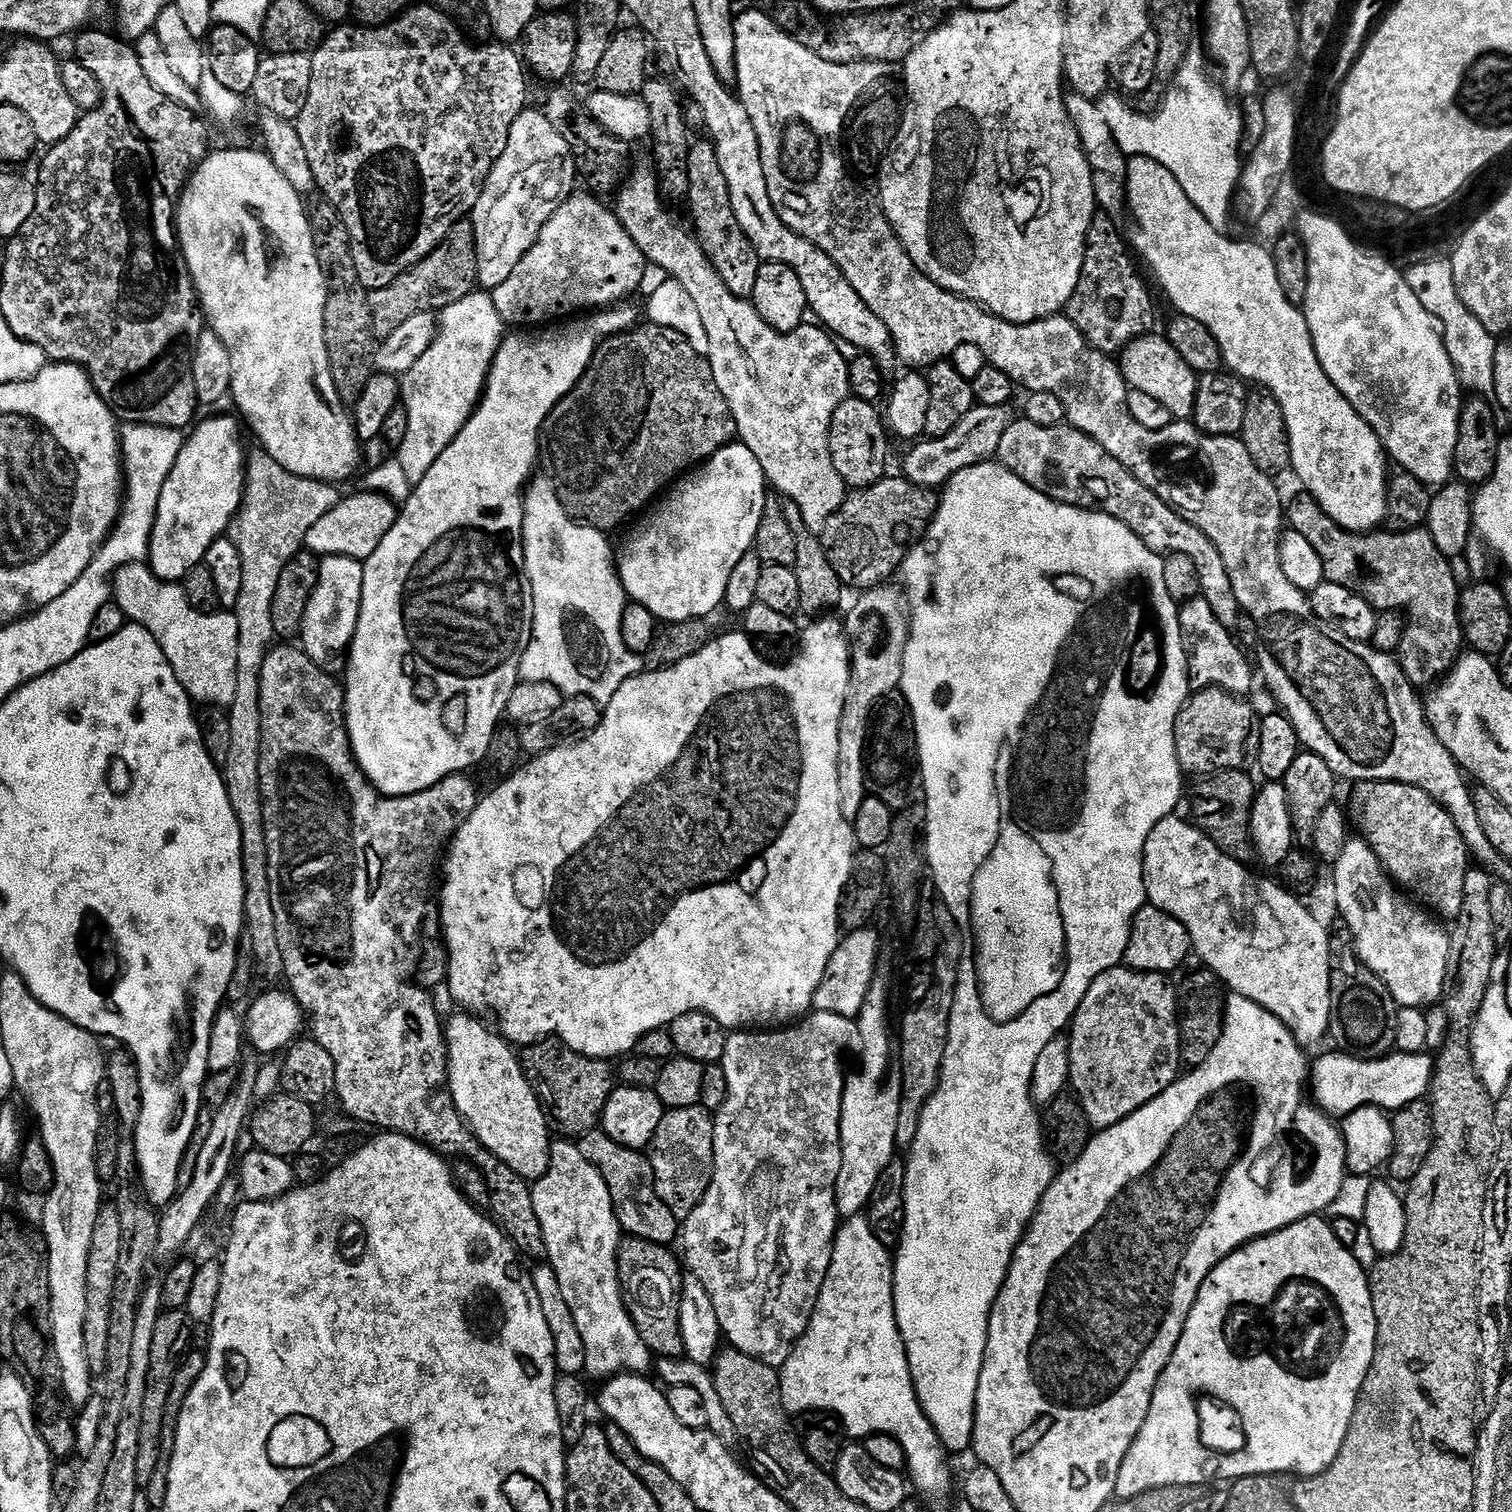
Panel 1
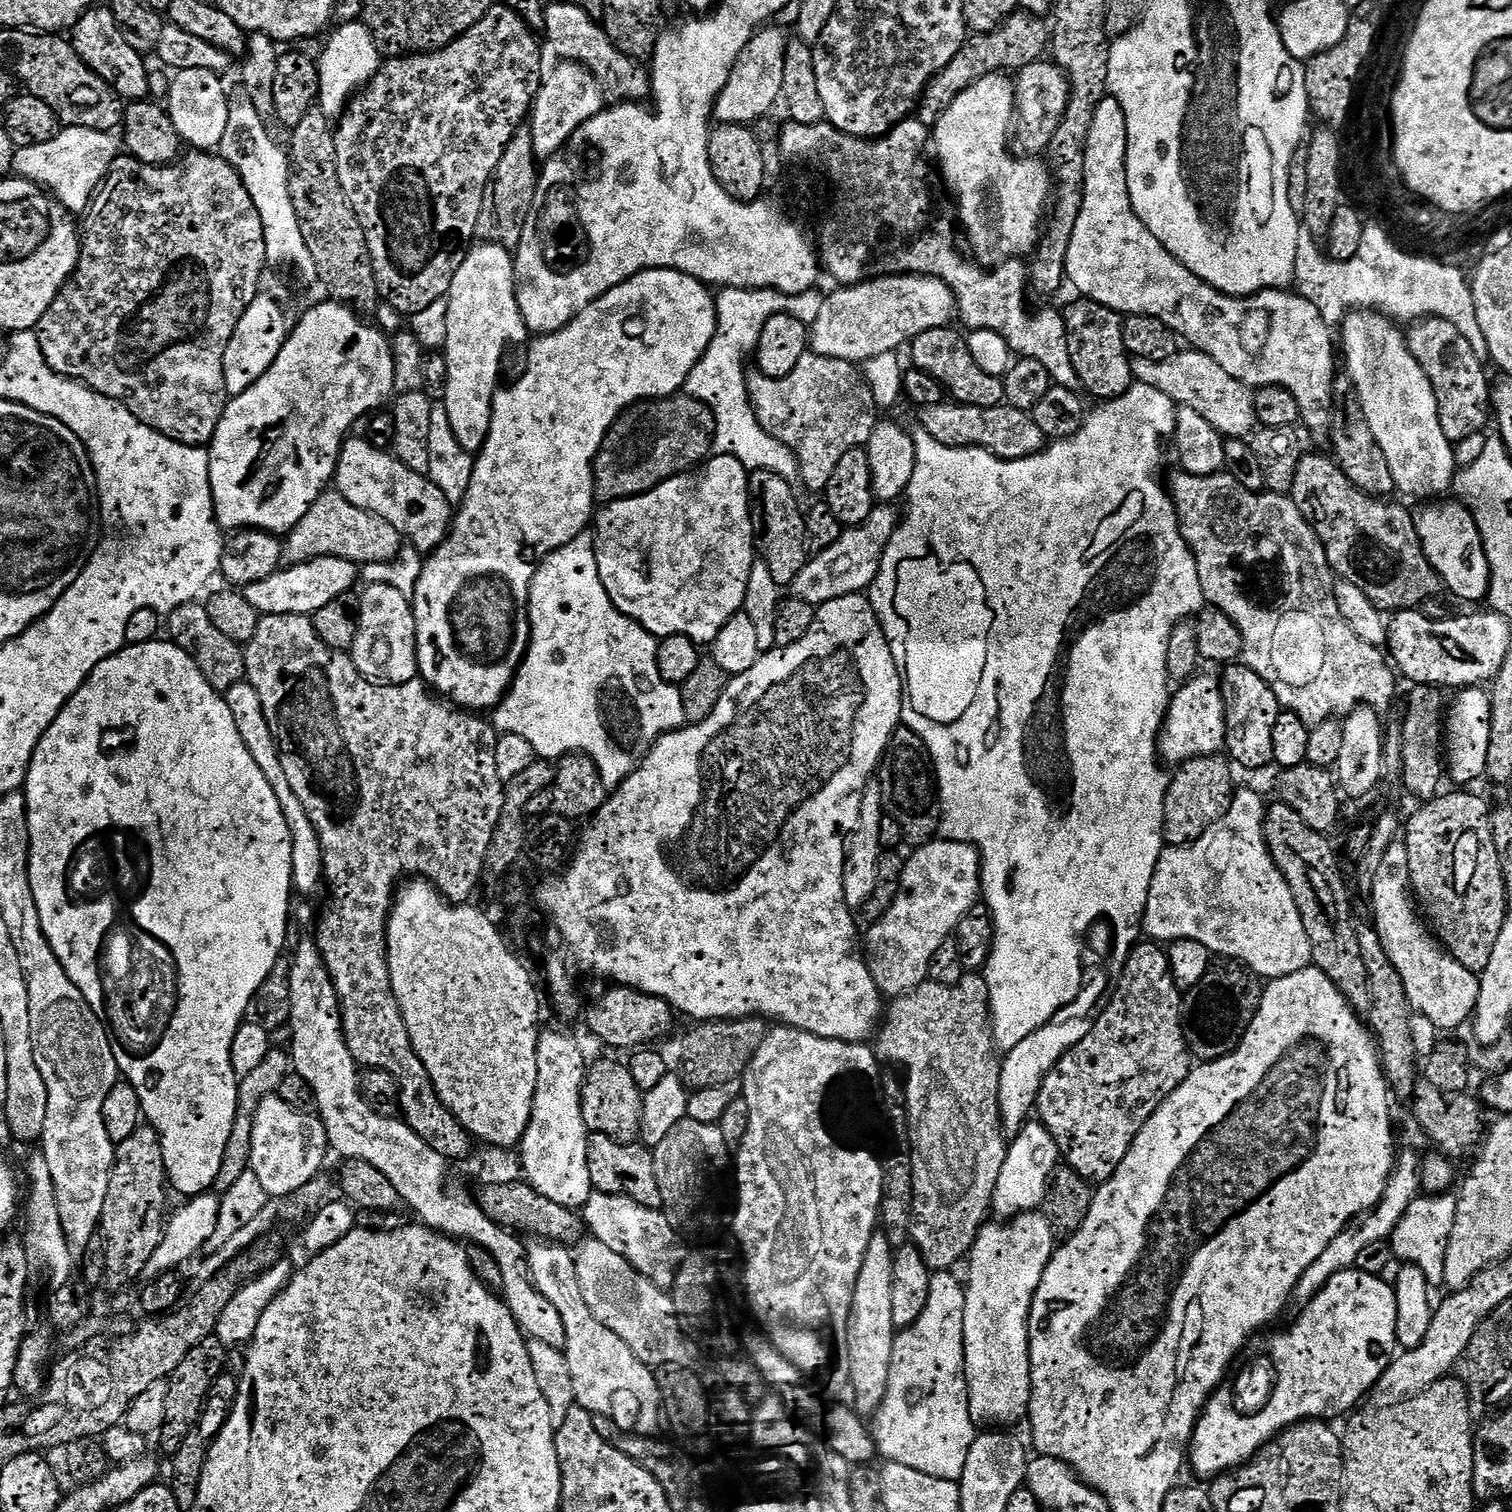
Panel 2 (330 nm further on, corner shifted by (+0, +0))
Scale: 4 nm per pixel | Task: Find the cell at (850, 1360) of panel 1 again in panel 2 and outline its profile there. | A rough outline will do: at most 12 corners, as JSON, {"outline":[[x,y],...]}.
{"outline":[[931,1273],[874,1413],[885,1461],[959,1481],[978,1435],[965,1285]]}

